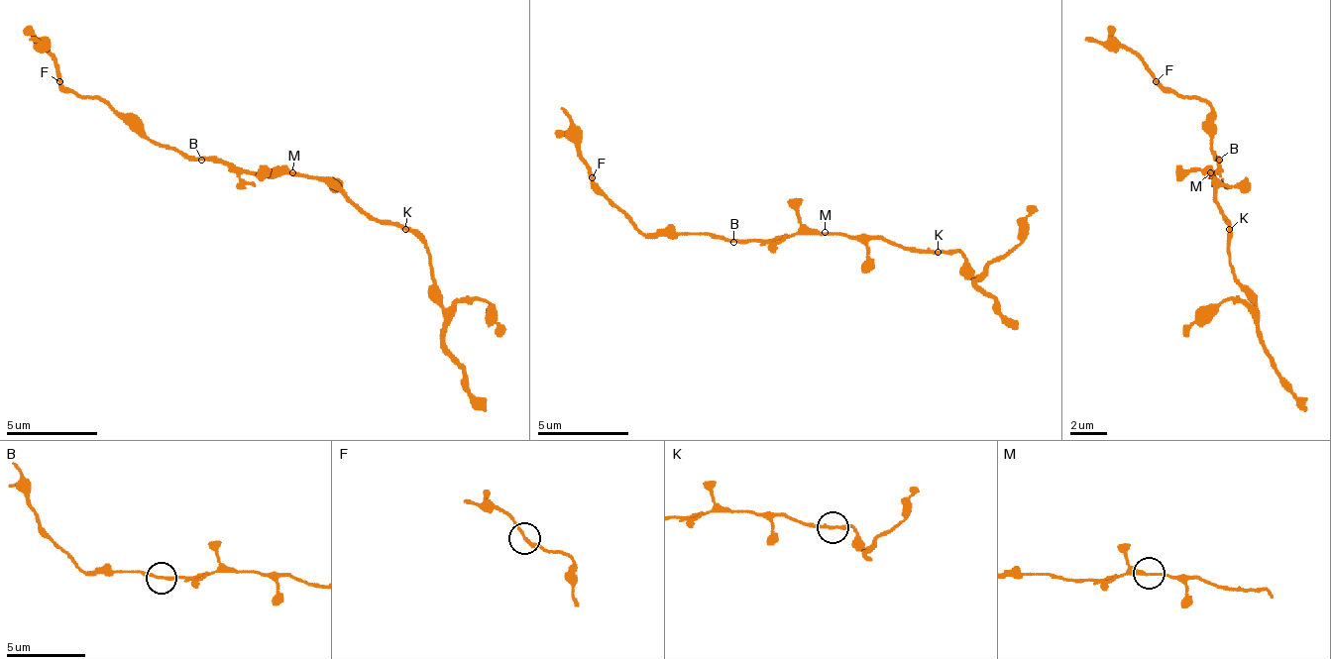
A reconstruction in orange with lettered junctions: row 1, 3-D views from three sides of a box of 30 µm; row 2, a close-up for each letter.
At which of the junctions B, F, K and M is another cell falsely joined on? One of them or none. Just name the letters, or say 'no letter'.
no letter

